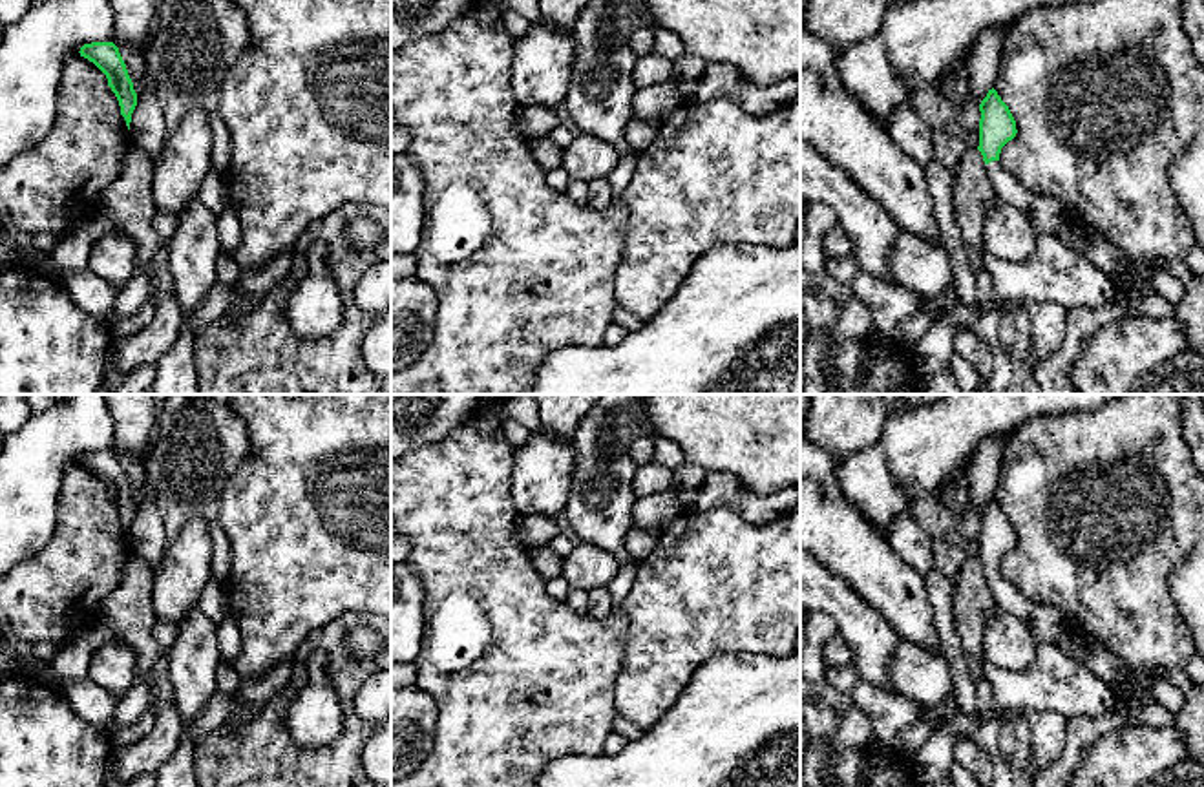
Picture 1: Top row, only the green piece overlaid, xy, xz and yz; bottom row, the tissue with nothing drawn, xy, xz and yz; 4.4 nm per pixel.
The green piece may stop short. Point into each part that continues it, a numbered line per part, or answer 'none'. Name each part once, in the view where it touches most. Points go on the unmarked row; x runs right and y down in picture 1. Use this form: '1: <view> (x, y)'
1: yz (1007, 596)

